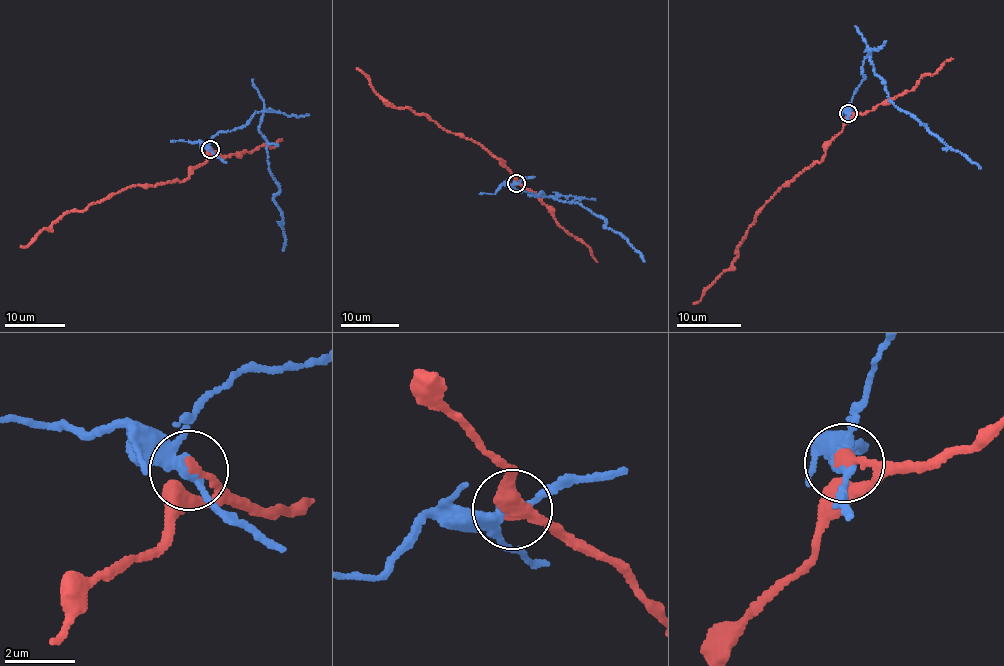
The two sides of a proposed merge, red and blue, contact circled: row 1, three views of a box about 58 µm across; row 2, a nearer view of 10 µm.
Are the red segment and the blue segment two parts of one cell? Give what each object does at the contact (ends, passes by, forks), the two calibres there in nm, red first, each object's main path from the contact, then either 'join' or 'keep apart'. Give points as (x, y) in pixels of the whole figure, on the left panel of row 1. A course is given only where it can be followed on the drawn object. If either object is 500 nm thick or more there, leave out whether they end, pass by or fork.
red ends | blue forks | 360/280 nm | red via (210, 149), (208, 158), (182, 181), (129, 186), (93, 202), (82, 210), (66, 211), (21, 247) | blue via (210, 149), (219, 132), (240, 128), (261, 112), (284, 251) | keep apart

